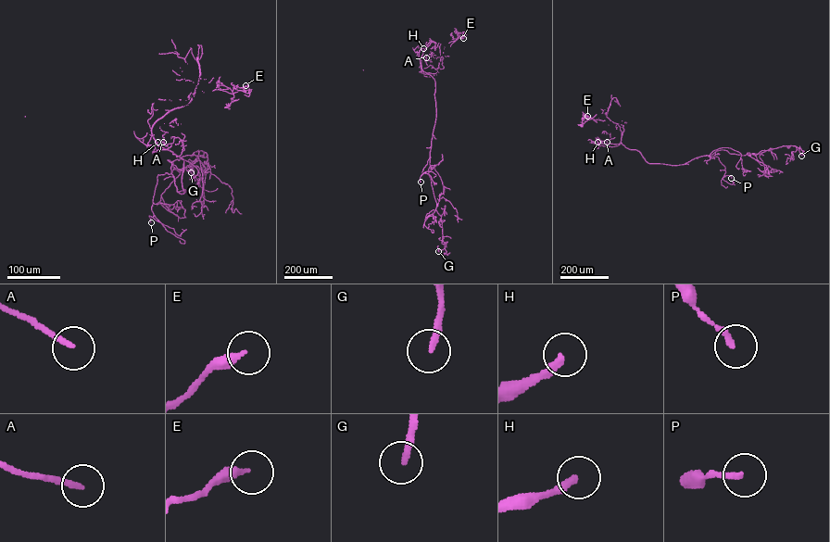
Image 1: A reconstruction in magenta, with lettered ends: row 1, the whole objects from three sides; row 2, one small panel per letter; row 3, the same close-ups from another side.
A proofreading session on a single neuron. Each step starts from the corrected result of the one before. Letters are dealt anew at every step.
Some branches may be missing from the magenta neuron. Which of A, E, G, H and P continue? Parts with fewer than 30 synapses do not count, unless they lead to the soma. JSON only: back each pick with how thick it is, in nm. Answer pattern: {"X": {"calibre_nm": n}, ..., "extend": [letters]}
{"H": {"calibre_nm": 240}, "extend": ["H"]}

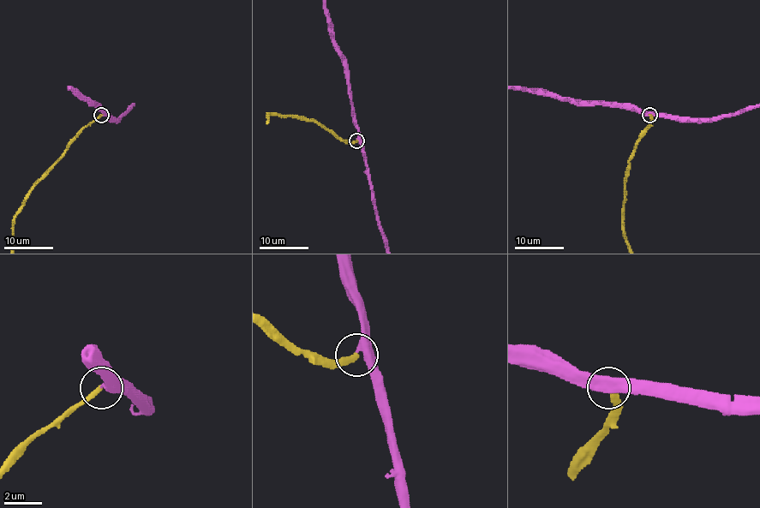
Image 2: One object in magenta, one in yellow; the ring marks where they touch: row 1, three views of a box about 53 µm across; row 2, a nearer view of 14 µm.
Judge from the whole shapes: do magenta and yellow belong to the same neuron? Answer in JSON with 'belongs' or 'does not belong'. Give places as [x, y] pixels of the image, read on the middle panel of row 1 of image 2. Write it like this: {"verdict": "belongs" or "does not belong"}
{"verdict": "belongs"}

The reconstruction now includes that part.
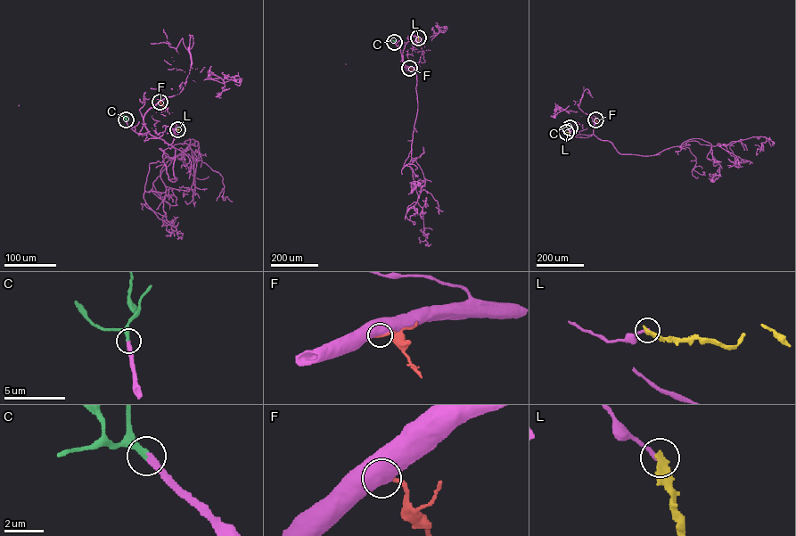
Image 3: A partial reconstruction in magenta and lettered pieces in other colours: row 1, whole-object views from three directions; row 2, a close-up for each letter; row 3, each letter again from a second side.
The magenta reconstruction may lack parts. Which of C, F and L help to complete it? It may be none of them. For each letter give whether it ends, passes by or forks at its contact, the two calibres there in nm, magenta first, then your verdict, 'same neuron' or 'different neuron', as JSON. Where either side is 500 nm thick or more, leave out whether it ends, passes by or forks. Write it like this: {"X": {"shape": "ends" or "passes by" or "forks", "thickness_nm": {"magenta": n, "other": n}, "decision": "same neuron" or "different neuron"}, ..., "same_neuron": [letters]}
{"C": {"shape": "ends", "thickness_nm": {"magenta": 360, "other": 360}, "decision": "same neuron"}, "F": {"thickness_nm": {"magenta": 750, "other": 240}, "decision": "different neuron"}, "L": {"shape": "ends", "thickness_nm": {"magenta": 200, "other": 400}, "decision": "different neuron"}, "same_neuron": ["C"]}

